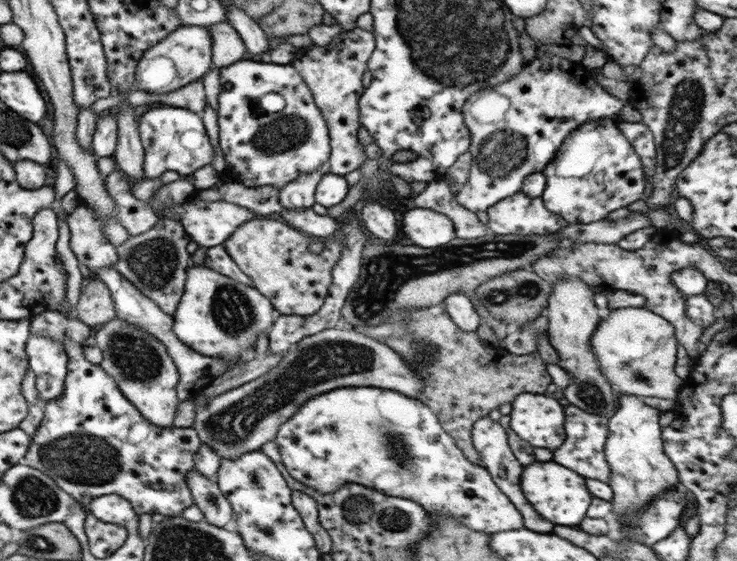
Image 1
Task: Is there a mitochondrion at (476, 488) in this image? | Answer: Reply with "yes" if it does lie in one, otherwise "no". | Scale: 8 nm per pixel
no

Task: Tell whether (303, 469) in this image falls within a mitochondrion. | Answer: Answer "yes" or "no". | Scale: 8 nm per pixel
no

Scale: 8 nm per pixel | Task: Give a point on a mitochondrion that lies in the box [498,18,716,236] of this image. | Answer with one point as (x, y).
(686, 105)

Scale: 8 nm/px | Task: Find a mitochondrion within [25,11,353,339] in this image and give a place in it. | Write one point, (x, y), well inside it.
(276, 134)

